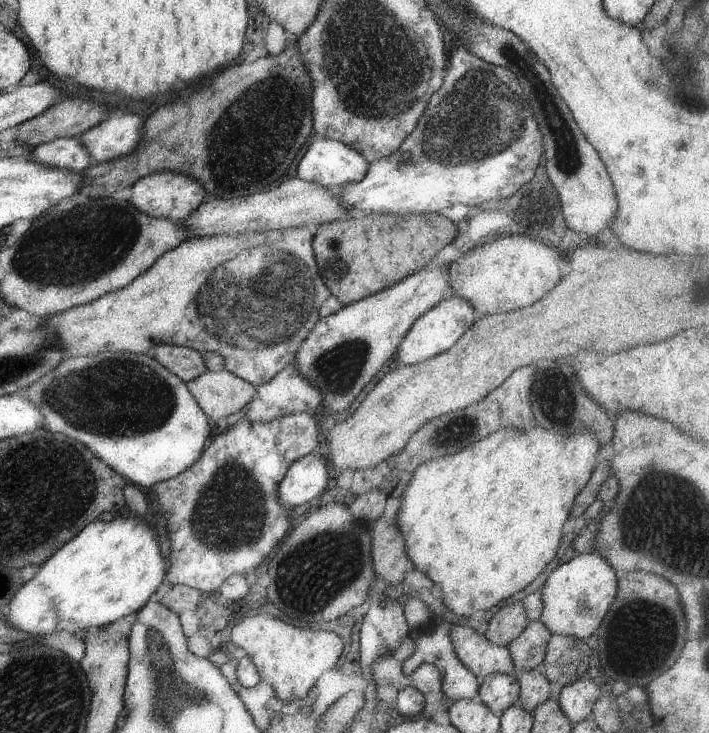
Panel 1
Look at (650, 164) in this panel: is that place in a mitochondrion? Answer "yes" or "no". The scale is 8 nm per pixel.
no

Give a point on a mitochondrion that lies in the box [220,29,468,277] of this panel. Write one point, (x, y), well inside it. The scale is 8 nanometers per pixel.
(291, 93)

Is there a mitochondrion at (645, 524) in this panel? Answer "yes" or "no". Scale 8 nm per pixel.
yes

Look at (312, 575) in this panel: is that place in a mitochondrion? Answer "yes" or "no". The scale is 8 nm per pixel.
yes

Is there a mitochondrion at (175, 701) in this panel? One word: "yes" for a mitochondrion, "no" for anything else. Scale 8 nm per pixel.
yes

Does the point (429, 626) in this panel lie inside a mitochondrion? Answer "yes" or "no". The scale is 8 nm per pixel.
no

